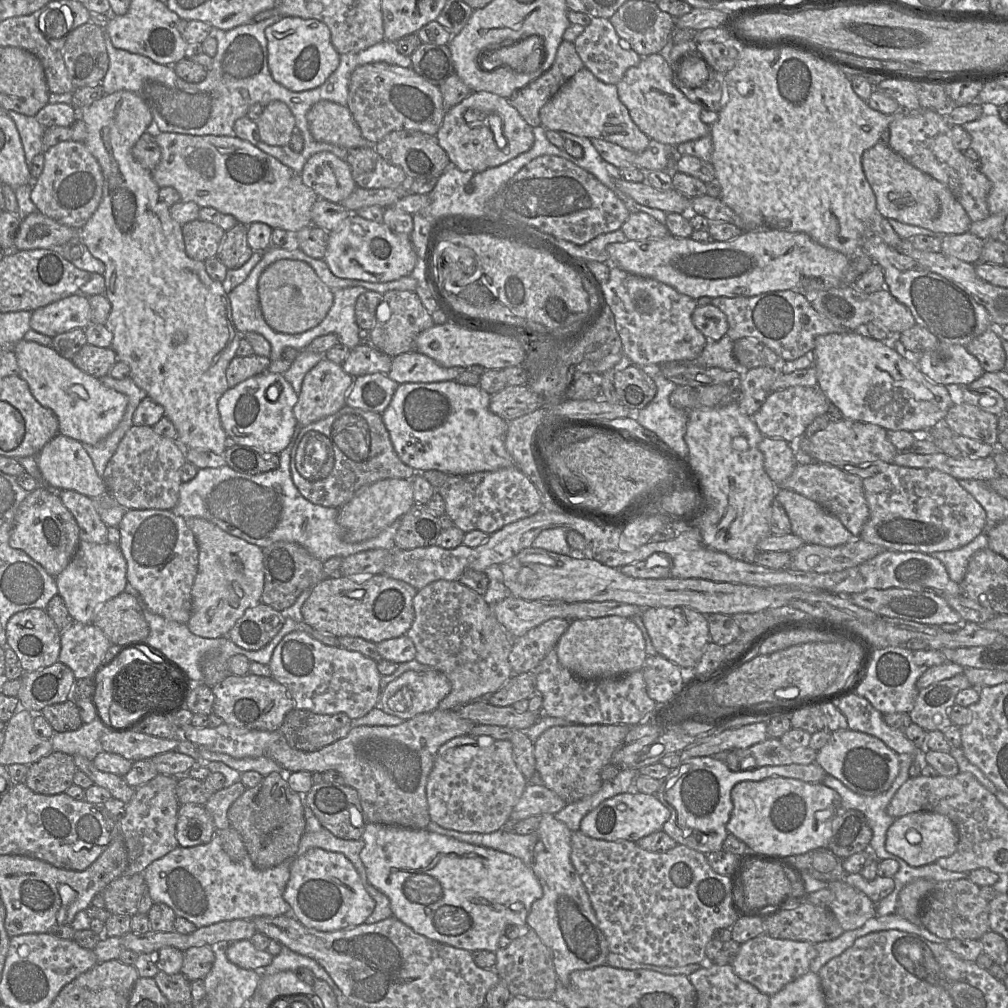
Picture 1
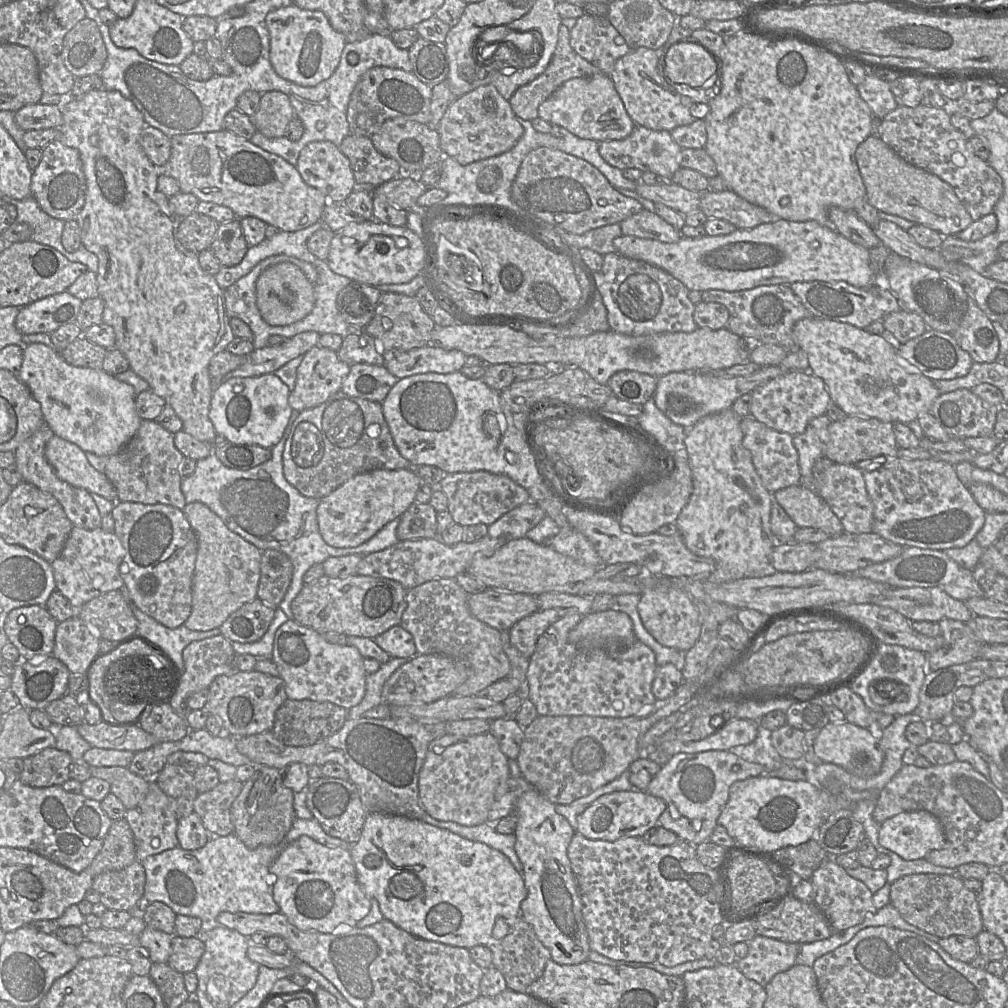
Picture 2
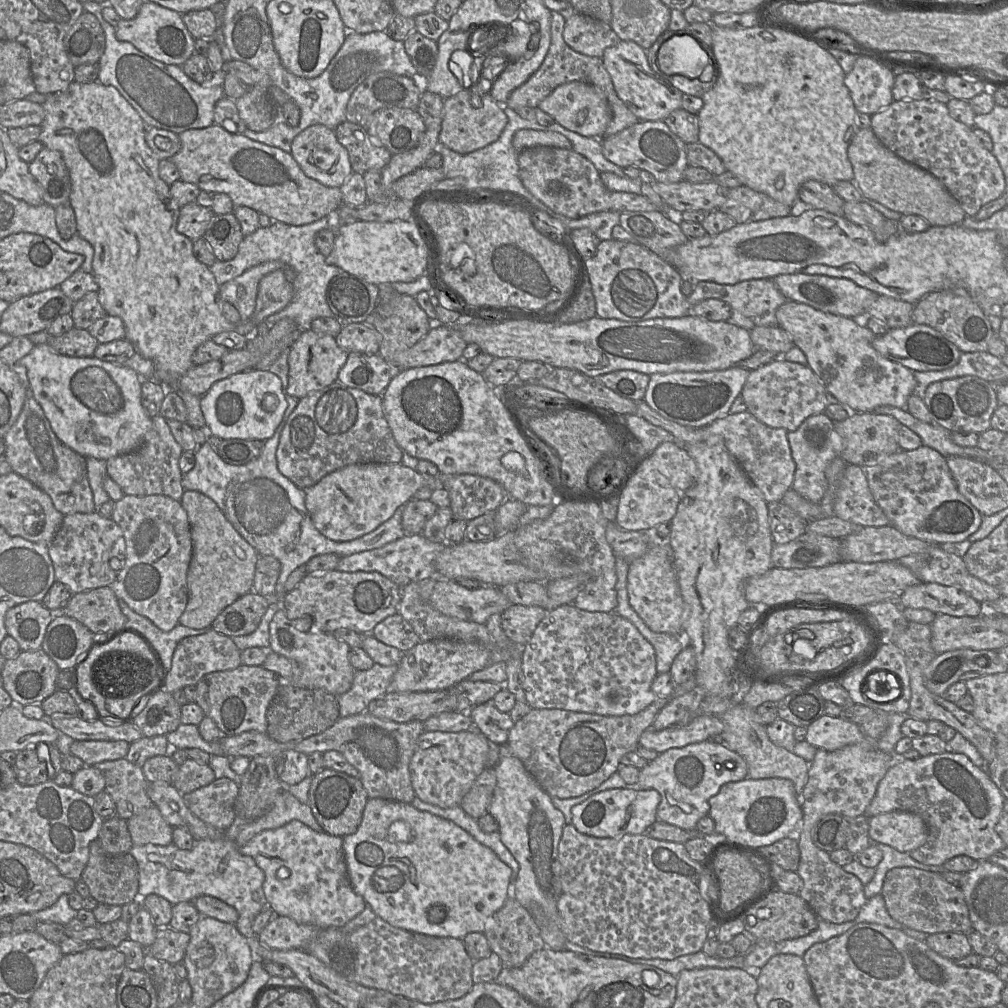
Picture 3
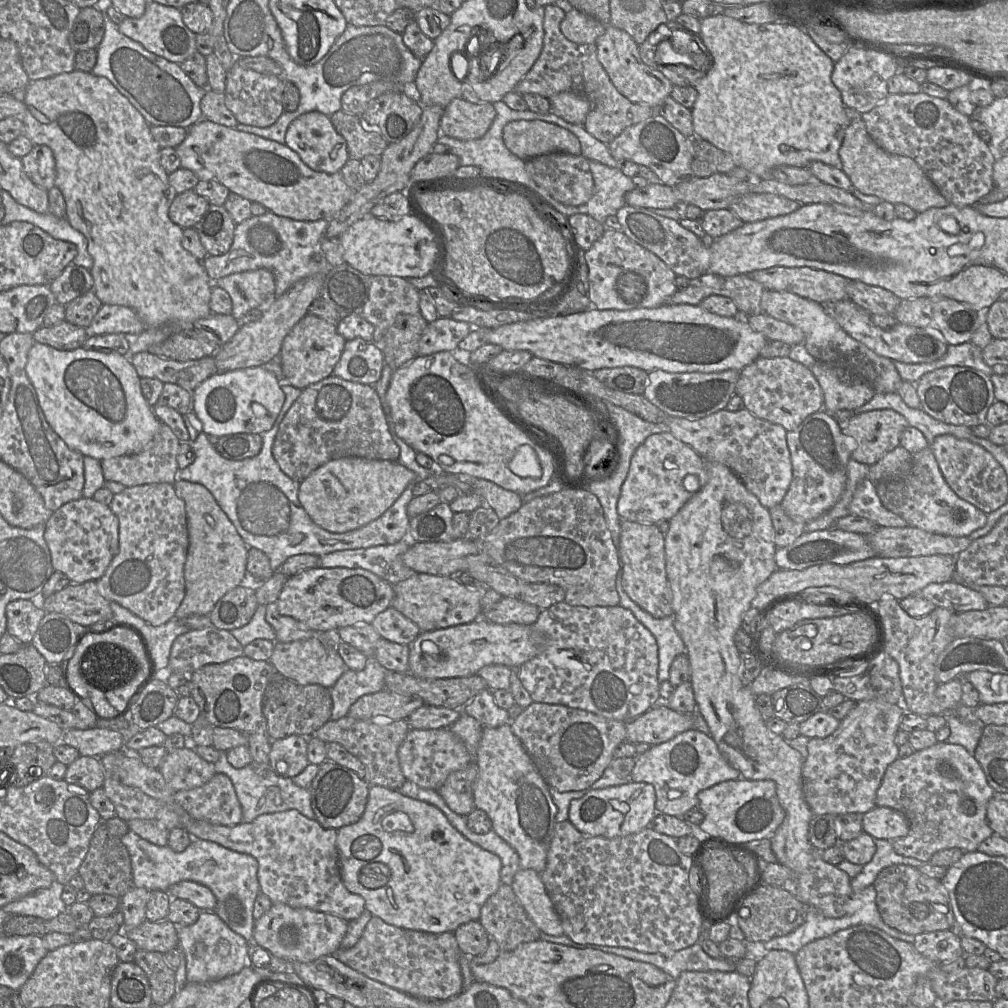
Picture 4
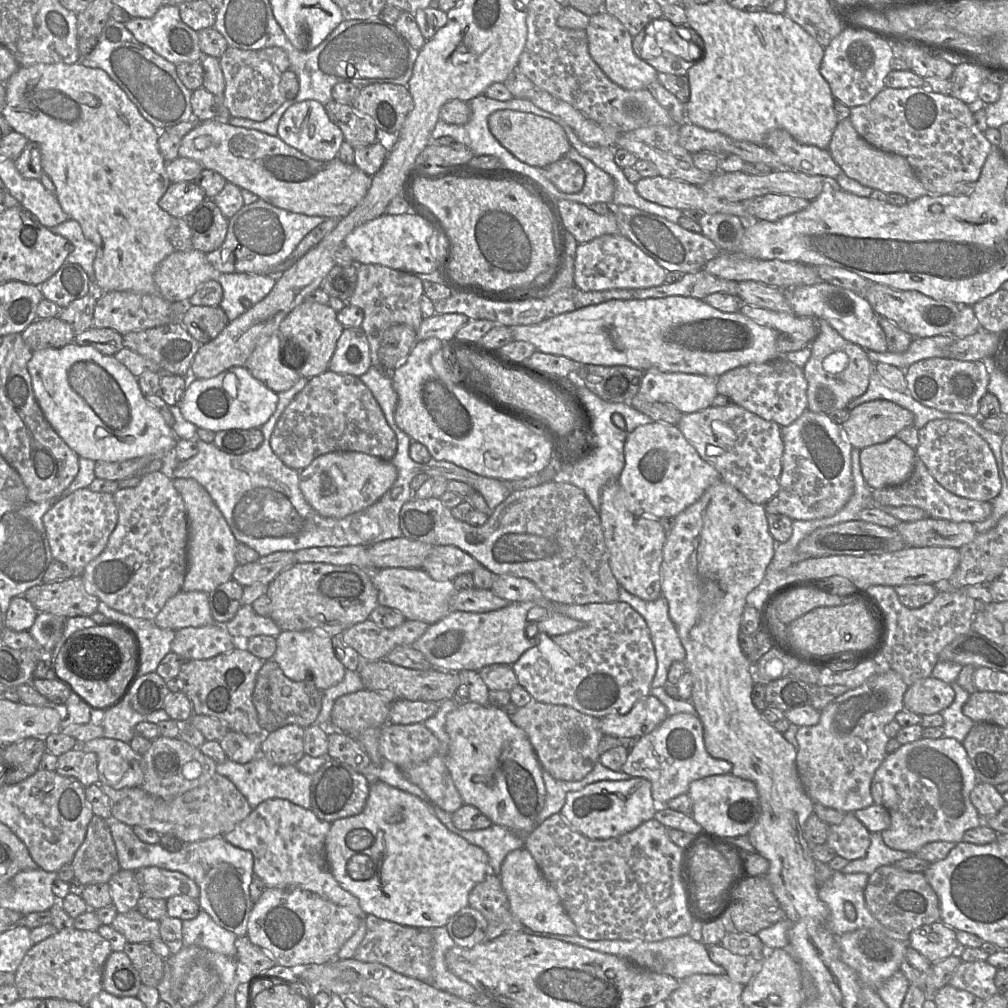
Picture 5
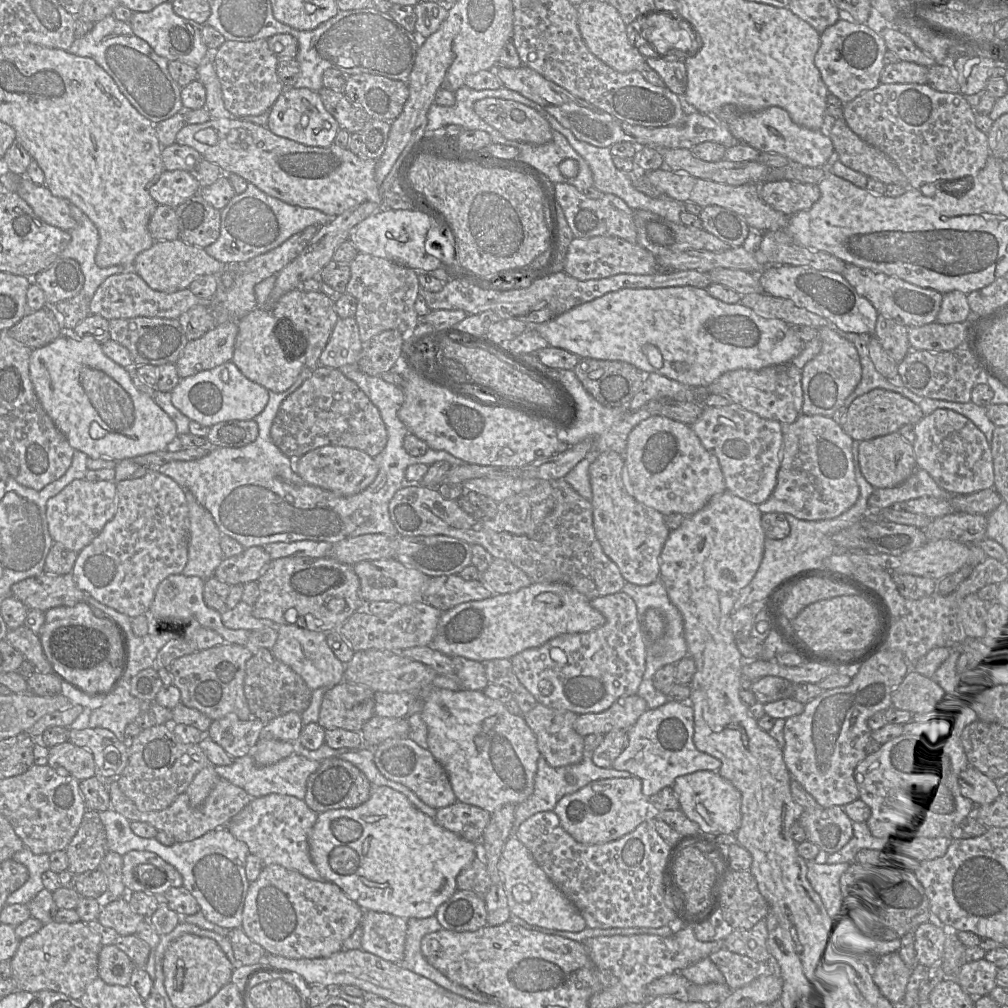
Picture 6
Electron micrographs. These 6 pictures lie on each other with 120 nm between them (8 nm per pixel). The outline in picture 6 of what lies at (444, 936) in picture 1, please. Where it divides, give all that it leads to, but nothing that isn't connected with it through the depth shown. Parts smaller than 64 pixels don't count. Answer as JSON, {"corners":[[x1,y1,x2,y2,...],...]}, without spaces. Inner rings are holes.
{"corners":[[372,786,369,799,355,808,334,809,318,814,317,821,310,831,308,842,311,860,325,881,337,885,363,911,388,913,404,919,422,919,435,916,438,907,458,889,456,883,458,874,468,867,478,855,478,846,475,842,470,842,441,827,434,819,417,809,405,795,387,786]]}

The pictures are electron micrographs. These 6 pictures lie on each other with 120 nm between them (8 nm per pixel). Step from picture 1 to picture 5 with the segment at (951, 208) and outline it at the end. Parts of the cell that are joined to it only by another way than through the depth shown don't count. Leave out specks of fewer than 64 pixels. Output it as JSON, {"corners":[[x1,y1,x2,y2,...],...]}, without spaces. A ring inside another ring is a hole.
{"corners":[[849,118,838,122,832,134,828,151,842,171,862,185,886,193,899,193,907,197,908,200,915,200,929,194,904,157,883,152,870,145,860,137]]}

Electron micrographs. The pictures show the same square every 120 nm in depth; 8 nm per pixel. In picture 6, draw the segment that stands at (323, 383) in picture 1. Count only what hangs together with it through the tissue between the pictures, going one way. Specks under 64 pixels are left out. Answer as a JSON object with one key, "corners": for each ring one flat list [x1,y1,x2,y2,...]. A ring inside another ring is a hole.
{"corners":[[296,288,282,295,272,305,271,310,278,319,282,335,291,332,287,335,287,341,294,343,297,350,301,345,303,352,304,350,307,352,305,366,315,369,319,365,319,358,340,318,335,309,335,300,322,291,304,291]]}

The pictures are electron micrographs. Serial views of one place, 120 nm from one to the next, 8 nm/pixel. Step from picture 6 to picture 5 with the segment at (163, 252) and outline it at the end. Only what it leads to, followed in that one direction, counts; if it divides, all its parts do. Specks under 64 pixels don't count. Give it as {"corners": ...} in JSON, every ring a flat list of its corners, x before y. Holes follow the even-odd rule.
{"corners":[[192,249,175,250,158,265,154,281,159,295,174,302,189,302,198,287,209,280,217,280,222,273,214,268,206,254]]}

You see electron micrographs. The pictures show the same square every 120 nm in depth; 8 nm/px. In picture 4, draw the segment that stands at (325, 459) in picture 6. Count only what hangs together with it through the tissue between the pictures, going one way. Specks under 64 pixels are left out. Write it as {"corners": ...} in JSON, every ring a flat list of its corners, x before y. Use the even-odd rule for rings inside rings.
{"corners":[[343,457,323,464,302,480,298,498,315,524,329,532,344,533,380,517,409,484,418,481,415,472,397,461]]}

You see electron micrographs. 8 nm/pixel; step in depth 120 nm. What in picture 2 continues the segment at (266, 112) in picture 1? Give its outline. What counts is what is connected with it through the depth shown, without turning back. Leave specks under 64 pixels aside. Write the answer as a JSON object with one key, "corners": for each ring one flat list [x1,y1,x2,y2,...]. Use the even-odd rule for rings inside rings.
{"corners":[[268,91,261,94,257,112,251,117,258,132,267,138,286,136,295,111,286,94,281,91]]}

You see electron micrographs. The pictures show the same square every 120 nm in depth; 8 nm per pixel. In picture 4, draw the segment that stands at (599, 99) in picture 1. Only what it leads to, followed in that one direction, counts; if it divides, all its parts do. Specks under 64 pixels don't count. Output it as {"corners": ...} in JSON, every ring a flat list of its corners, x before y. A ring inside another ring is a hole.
{"corners":[[573,91,560,92,548,100,550,103,549,113,575,125,583,125,591,110,589,99]]}

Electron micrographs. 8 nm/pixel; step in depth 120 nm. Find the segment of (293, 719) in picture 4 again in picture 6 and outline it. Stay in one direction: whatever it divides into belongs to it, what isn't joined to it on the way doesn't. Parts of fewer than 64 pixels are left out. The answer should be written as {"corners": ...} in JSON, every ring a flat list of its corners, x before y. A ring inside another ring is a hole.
{"corners":[[260,648,246,662,244,692,252,717,265,724,288,712,303,713,309,706,312,691,290,667,274,657,270,649]]}

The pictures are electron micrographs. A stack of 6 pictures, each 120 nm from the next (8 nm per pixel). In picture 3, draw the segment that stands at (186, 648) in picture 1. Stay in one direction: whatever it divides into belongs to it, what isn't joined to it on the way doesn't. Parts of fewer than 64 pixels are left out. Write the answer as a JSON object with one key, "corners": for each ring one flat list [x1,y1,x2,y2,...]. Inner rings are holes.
{"corners":[[118,599,118,604,126,617,126,625,135,629,144,637,162,661,167,672,171,669,175,648,182,639,188,636,204,634,212,629,212,627,194,629,178,623,172,630,164,632,148,618,133,611,125,601]]}

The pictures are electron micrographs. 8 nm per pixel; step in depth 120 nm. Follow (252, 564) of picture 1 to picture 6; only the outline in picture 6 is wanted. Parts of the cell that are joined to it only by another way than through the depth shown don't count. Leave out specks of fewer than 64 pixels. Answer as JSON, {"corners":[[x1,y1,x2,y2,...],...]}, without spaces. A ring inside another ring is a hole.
{"corners":[[185,490,190,519,188,562,182,574,207,580,225,558,221,546,222,533,211,513,201,506,194,495]]}

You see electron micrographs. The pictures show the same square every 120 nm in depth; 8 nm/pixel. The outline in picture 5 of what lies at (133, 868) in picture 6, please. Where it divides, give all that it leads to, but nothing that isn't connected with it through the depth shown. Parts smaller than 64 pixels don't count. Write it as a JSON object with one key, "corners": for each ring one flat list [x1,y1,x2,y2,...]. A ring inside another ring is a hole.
{"corners":[[149,866,134,873,143,895,162,899,175,895,188,896,194,900,199,898,198,885,181,872]]}

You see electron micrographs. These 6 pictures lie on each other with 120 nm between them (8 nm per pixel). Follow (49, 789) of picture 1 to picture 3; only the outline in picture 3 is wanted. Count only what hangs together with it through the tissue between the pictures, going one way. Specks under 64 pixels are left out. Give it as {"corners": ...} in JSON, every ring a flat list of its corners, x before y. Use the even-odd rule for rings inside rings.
{"corners":[[30,744,16,753,14,772,16,781,21,785,33,786,53,781,63,770,63,754,53,744]]}

